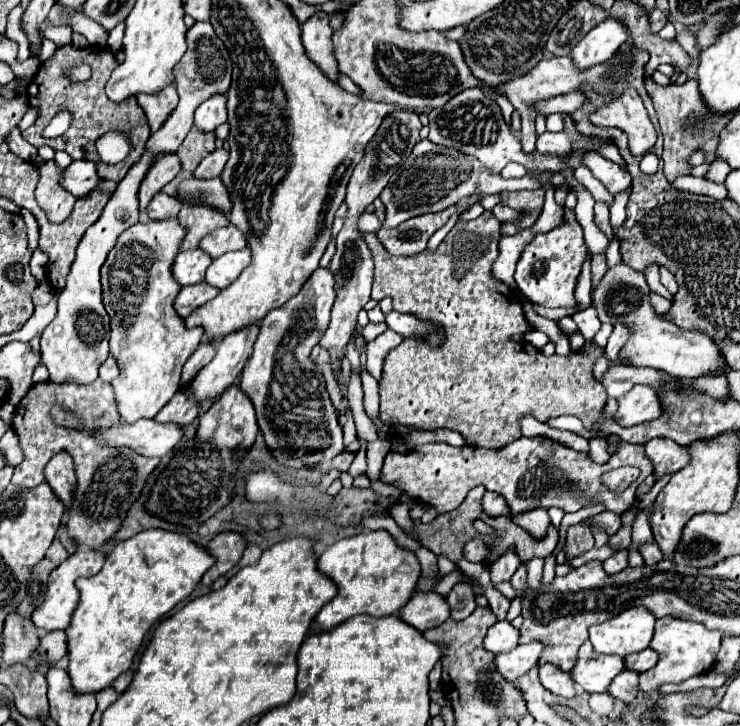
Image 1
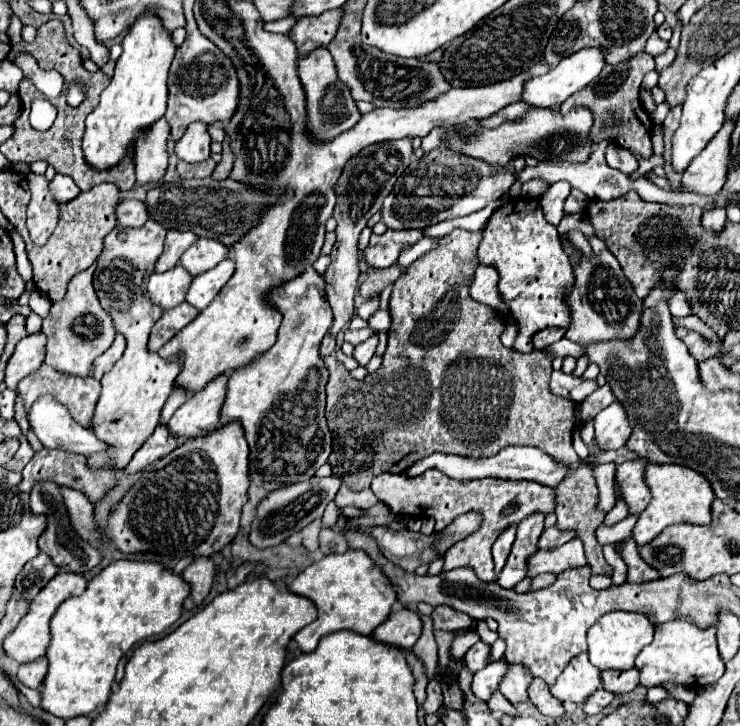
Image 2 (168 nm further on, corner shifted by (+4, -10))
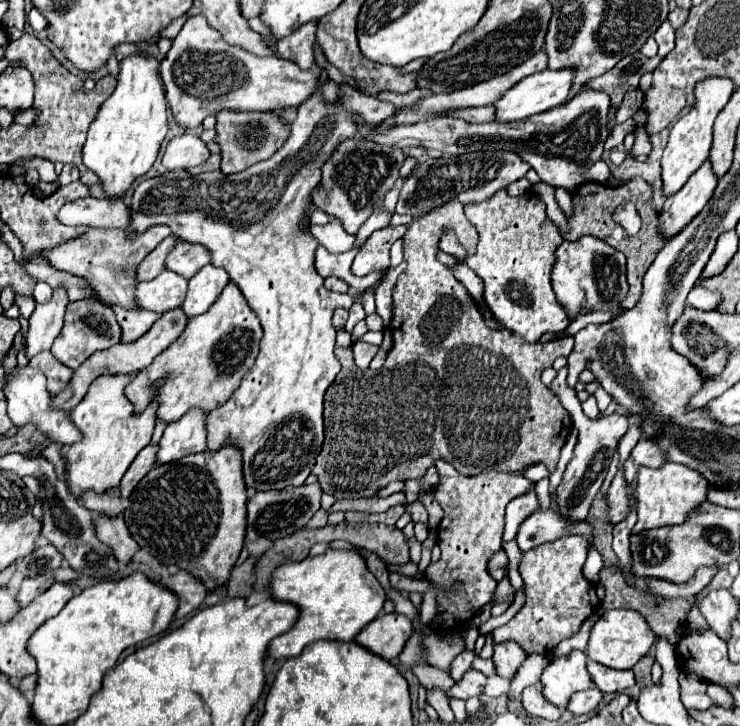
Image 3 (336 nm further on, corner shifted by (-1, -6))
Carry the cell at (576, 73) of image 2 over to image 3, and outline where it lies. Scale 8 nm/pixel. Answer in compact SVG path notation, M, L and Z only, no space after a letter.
M543 70L537 74L531 74L527 78L523 78L519 84L515 84L511 90L505 92L505 96L501 96L493 106L495 106L495 122L499 124L507 124L507 122L515 122L515 120L523 120L529 118L533 114L545 112L547 108L555 108L559 106L571 88L571 80L575 78L575 72L571 70L563 70L563 72L551 72L551 70Z

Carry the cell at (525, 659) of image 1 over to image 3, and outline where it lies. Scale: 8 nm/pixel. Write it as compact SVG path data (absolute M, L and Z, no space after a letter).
M471 670L471 672L465 672L463 678L459 682L455 682L447 692L445 696L447 698L461 698L461 700L467 700L471 696L479 696L485 688L485 676L477 670Z

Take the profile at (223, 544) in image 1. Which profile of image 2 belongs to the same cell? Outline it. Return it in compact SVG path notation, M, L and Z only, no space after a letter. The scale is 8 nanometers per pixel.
M206 556L194 558L194 562L182 572L182 578L186 582L190 582L190 586L192 586L190 598L186 600L184 608L192 610L204 602L204 598L210 592L212 582L214 582L214 576L216 576L216 564L212 558L206 558Z

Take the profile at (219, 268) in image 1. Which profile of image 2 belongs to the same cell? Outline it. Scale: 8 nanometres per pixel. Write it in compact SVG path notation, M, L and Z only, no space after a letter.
M230 258L220 262L216 268L198 274L186 294L186 302L196 306L198 310L204 310L222 290L222 286L230 280L232 274L234 274L234 262Z

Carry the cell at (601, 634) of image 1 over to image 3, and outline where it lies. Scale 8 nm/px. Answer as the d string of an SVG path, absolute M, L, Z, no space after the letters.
M609 610L591 628L591 638L585 652L587 652L587 658L607 668L631 670L649 652L649 648L655 644L655 638L657 636L649 628L645 616L639 614L637 610Z

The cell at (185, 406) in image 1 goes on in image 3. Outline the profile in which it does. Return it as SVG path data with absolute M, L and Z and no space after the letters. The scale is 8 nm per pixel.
M147 446L133 460L133 464L129 466L129 470L125 472L121 480L121 498L127 498L135 490L135 484L139 484L139 480L153 468L155 452L157 452L157 446Z

